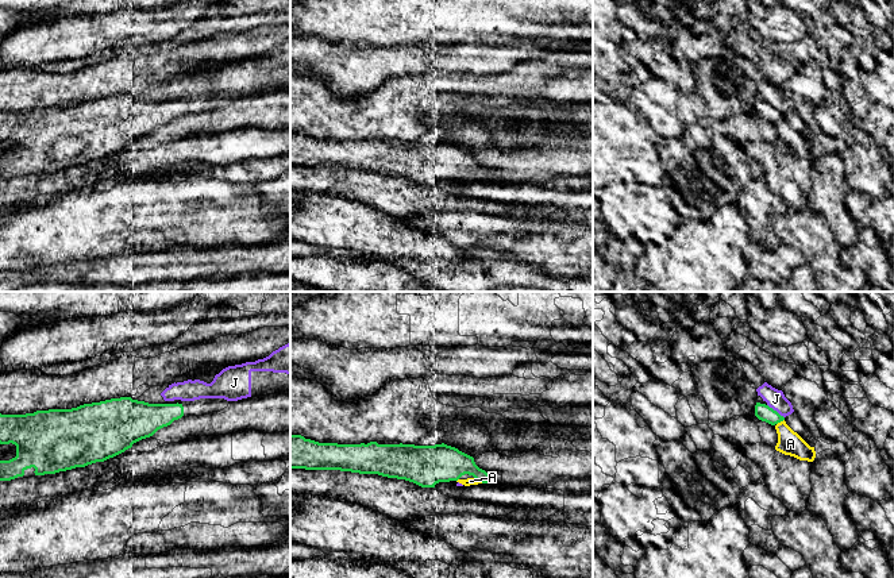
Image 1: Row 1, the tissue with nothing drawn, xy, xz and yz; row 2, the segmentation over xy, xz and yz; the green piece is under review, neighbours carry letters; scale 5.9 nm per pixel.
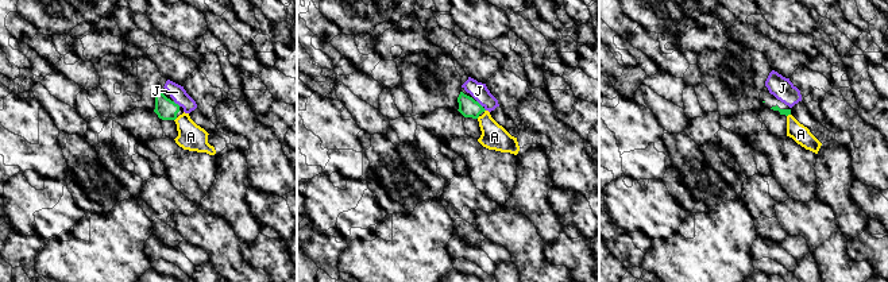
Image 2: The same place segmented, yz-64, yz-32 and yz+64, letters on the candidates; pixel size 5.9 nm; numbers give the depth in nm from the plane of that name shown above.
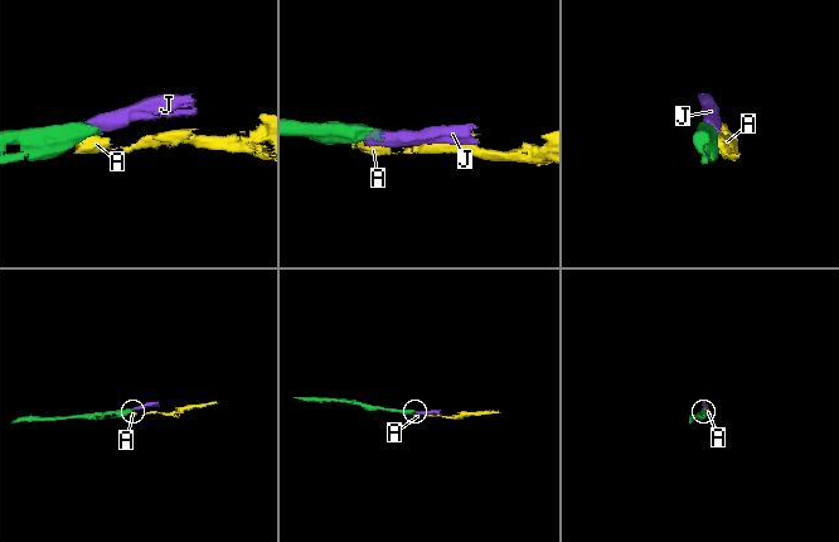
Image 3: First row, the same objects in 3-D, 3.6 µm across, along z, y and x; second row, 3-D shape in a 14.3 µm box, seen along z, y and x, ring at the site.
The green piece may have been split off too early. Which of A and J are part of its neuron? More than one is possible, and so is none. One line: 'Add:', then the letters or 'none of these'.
Add: J

